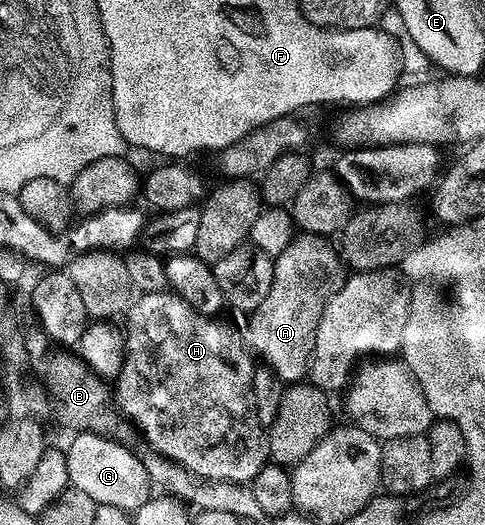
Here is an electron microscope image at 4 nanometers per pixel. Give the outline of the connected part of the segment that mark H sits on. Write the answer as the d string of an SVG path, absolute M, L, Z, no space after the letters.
M169 289L161 292L138 294L132 300L127 312L128 319L129 331L127 327L125 364L122 365L121 372L115 377L115 383L117 383L117 385L115 384L115 397L122 414L128 419L128 422L140 434L141 431L145 434L146 439L151 443L149 445L152 450L162 454L165 458L170 458L171 461L178 462L179 465L185 466L191 473L203 478L222 479L223 482L252 484L255 473L259 473L259 469L263 469L266 463L270 462L270 457L266 428L257 419L257 410L253 407L254 356L251 354L242 332L240 335L231 324L220 323L220 318L210 317L197 311L196 308Z

